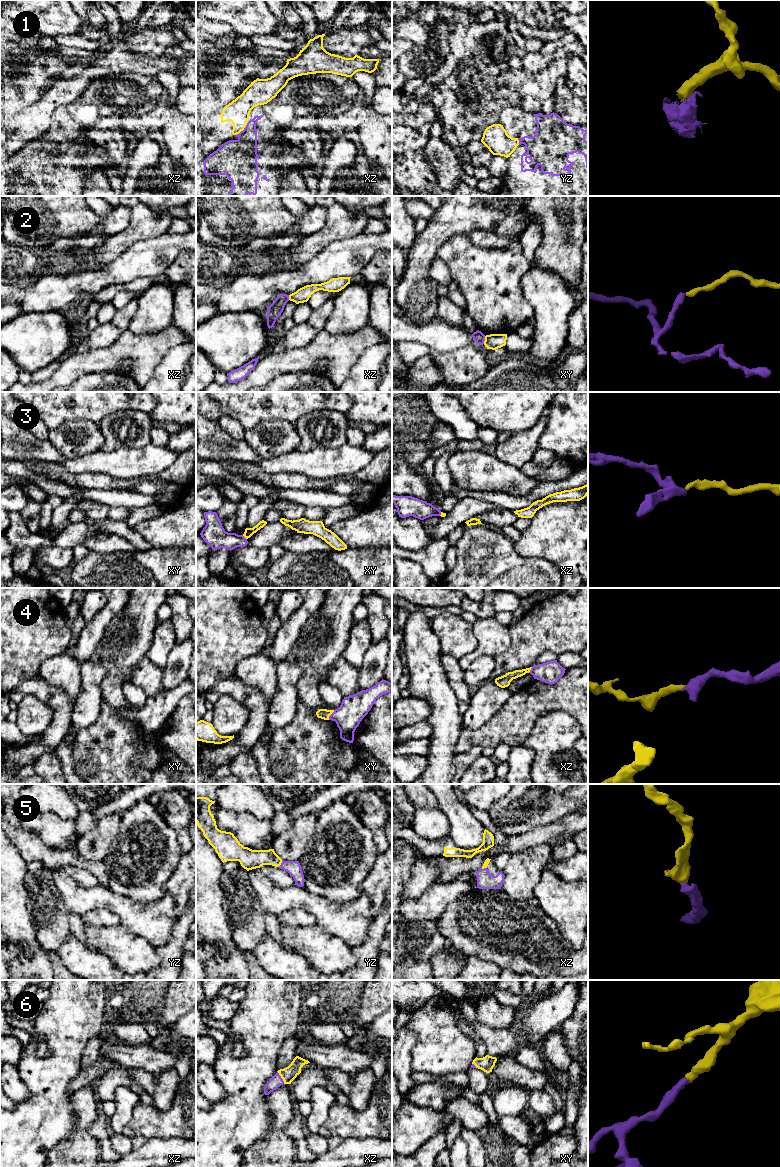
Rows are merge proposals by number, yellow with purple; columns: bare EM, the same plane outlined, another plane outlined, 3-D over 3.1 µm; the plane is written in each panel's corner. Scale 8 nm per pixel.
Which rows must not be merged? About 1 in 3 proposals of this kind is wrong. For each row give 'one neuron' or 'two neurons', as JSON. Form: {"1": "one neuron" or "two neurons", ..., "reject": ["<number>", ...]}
{"1": "two neurons", "2": "two neurons", "3": "one neuron", "4": "one neuron", "5": "one neuron", "6": "one neuron", "reject": ["1", "2"]}

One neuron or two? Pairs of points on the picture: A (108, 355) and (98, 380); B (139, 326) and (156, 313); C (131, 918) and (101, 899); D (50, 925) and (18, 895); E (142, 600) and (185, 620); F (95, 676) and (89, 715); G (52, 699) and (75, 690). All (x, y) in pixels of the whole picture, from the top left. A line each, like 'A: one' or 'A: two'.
A: two
B: one
C: one
D: two
E: two
F: one
G: two

